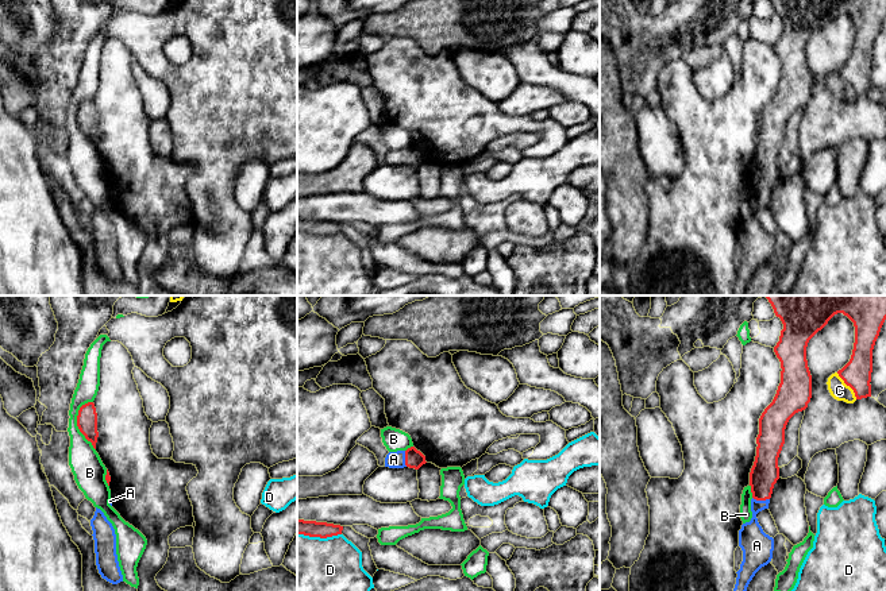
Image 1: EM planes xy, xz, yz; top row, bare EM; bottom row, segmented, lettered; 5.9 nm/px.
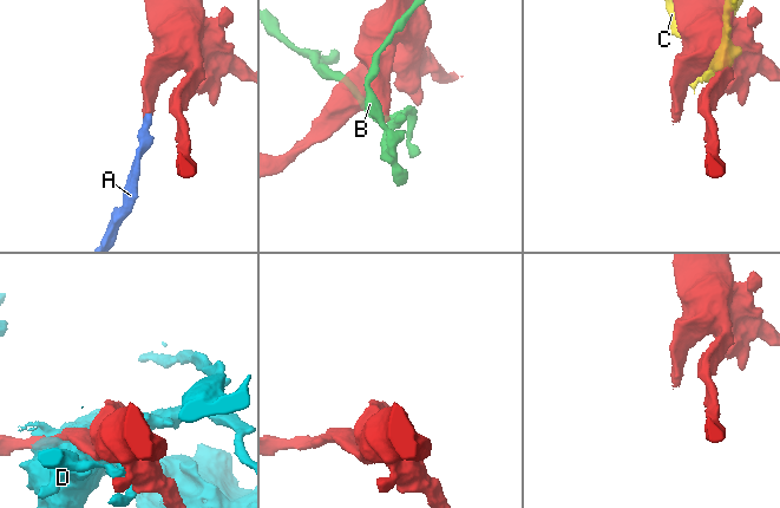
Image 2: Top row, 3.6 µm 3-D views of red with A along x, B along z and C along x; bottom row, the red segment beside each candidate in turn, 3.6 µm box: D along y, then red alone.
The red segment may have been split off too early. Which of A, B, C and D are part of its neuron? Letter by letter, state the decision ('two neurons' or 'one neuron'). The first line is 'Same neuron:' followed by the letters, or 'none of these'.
Same neuron: A
A: one neuron
B: two neurons
C: two neurons
D: two neurons

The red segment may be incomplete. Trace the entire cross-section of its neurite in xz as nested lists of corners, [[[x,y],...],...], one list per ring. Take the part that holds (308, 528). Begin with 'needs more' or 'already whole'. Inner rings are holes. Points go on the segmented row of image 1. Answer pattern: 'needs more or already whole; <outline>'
already whole; [[[297,519],[297,534],[327,538],[342,534],[342,530],[343,526],[340,525]]]

